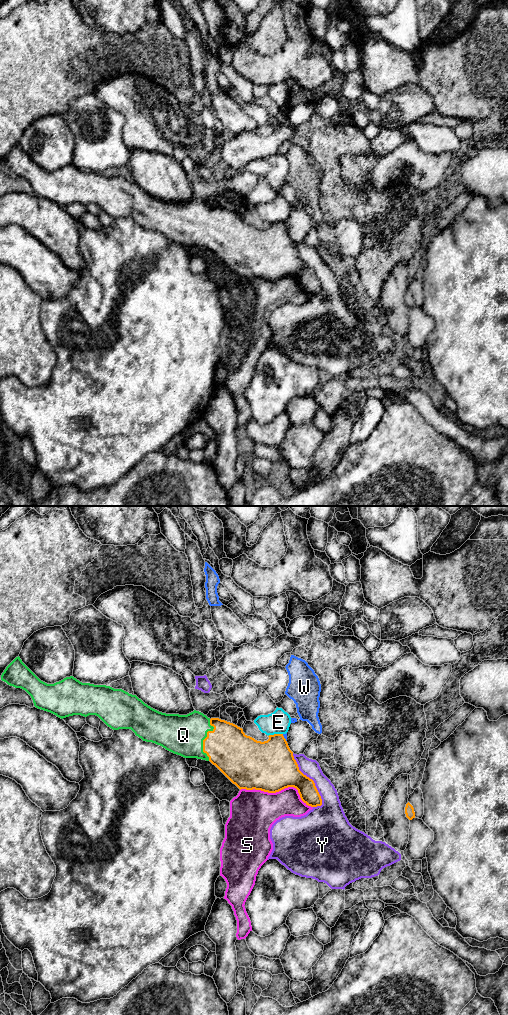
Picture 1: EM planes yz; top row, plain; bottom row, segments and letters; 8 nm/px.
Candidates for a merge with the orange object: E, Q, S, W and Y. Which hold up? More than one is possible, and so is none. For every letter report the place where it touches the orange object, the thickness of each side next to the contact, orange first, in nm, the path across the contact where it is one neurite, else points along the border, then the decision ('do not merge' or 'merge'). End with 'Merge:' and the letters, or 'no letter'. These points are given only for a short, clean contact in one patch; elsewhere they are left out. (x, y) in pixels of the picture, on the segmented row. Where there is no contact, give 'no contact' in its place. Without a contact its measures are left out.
E: meets orange in yz at (275, 734); 380 nm thick on the orange side, 190 nm on the other; border along yz (282, 733), (274, 733), (268, 736); do not merge
Q: meets orange in yz at (204, 739); 360 nm thick on the orange side, 320 nm on the other; runs through yz (228, 748), (216, 740), (204, 739), (198, 736), (183, 735); merge
S: meets orange in yz at (279, 790); 420 nm thick on the orange side, 340 nm on the other; do not merge
W: meets orange in yz at (284, 738); 400 nm thick on the orange side, 30 nm on the other; border along yz (282, 734), (286, 741); do not merge
Y: meets orange in yz at (311, 779); 280 nm thick on the orange side, 140 nm on the other; do not merge
Merge: Q

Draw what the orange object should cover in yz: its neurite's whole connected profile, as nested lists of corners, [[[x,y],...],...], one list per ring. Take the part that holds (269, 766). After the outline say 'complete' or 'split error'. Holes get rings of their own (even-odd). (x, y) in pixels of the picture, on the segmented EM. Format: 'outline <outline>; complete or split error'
outline [[[16,657],[4,670],[1,680],[15,688],[25,690],[32,698],[34,706],[38,709],[50,712],[63,719],[73,715],[87,717],[98,716],[108,727],[113,730],[131,729],[136,736],[143,741],[152,742],[162,746],[166,750],[184,758],[197,758],[210,761],[240,790],[261,790],[268,793],[276,793],[288,787],[298,790],[301,800],[308,806],[322,805],[321,796],[312,779],[304,775],[294,759],[283,734],[269,735],[267,741],[261,742],[247,736],[243,729],[237,725],[219,718],[208,718],[203,713],[194,710],[187,715],[166,714],[159,712],[145,704],[136,695],[129,694],[122,689],[114,689],[106,685],[94,685],[82,683],[73,676],[66,677],[54,684],[41,681],[20,659]]]; split error

